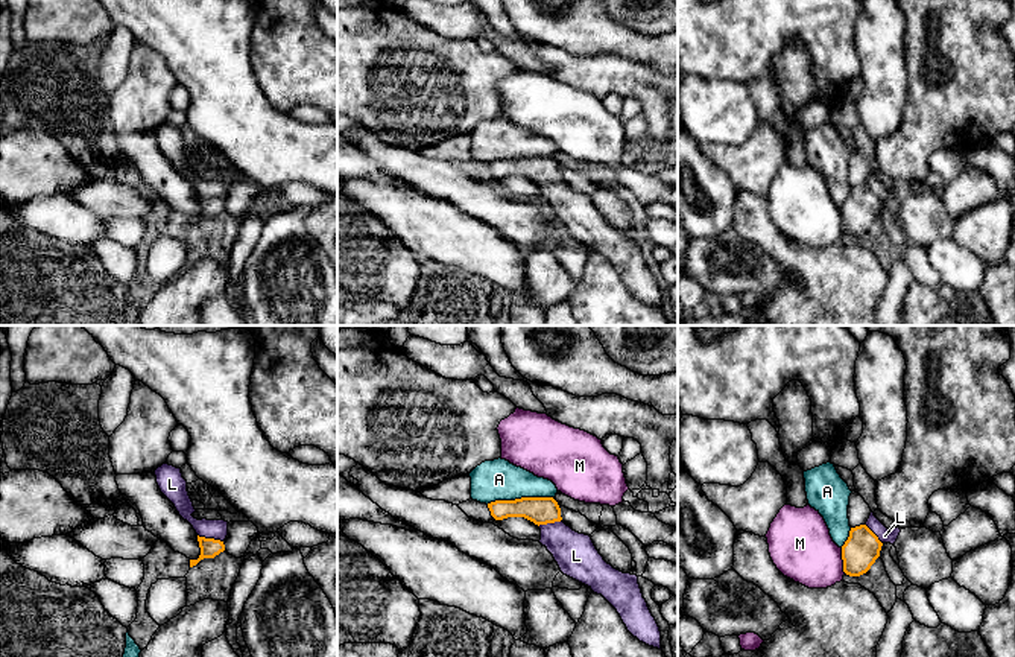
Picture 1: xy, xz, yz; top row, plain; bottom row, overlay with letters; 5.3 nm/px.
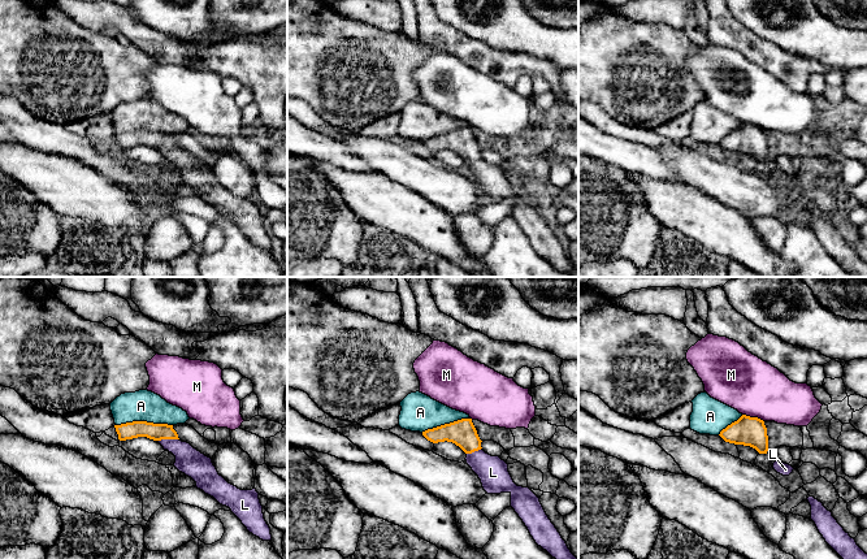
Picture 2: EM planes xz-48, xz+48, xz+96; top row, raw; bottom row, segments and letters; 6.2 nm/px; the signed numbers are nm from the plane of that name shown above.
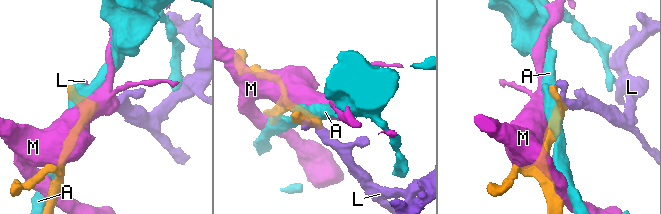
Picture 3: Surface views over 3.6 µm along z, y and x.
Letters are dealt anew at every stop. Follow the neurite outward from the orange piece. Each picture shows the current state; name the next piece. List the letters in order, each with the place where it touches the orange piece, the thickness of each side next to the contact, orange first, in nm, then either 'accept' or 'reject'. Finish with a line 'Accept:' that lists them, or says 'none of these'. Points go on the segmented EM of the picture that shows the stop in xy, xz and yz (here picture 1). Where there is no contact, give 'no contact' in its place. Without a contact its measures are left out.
A: xz (518, 499) | 140/220 nm | reject
L: xy (210, 539) | 100/110 nm | accept
M: yz (844, 560) | 190/340 nm | reject
Accept: L

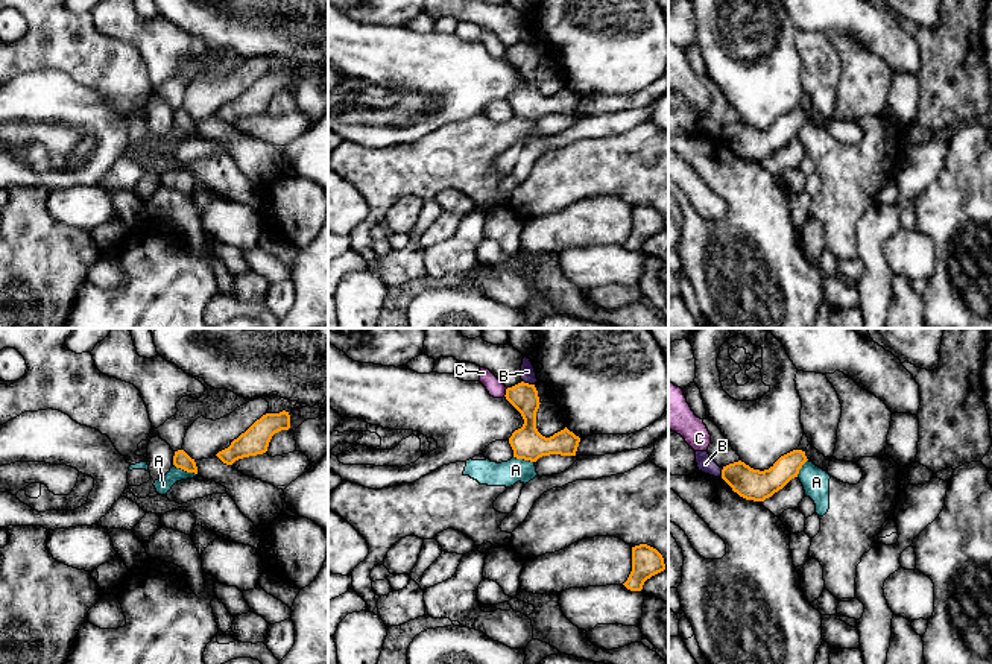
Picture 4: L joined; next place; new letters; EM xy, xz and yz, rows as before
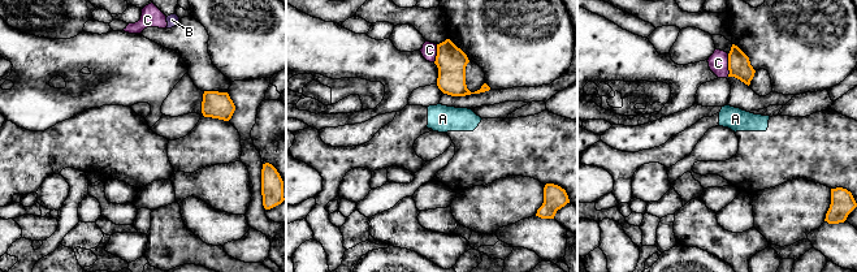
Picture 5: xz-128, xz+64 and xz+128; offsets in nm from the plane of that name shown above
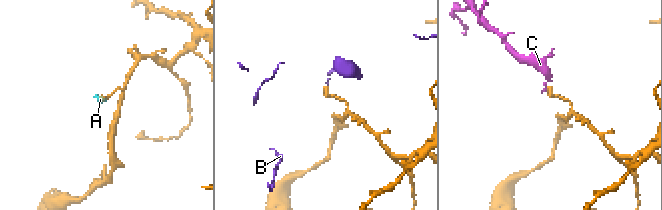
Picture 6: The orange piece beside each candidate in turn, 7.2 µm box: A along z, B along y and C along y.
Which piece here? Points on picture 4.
A: xy (186, 470) | 90/90 nm | reject
B: xz (527, 383) | 150/80 nm | reject
C: xz (506, 392) | 150/90 nm | reject
Accept: none of these

